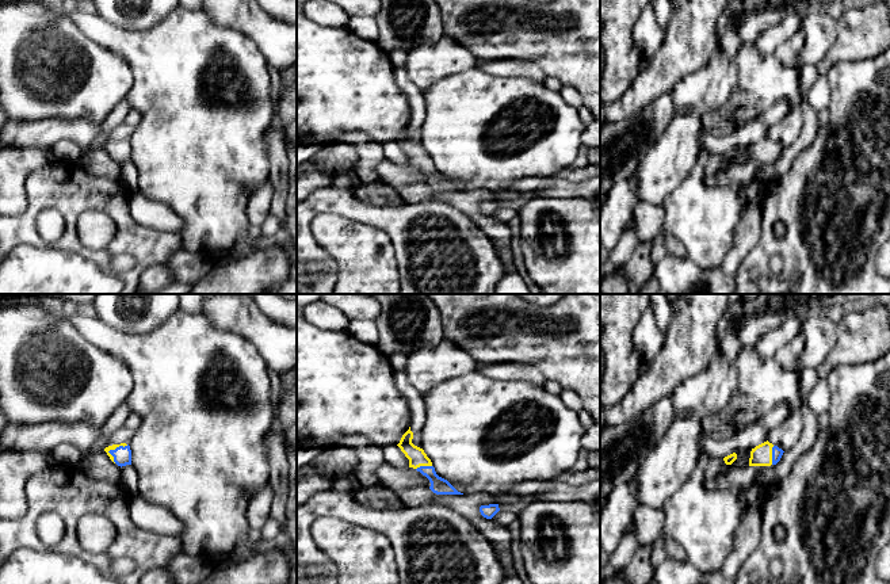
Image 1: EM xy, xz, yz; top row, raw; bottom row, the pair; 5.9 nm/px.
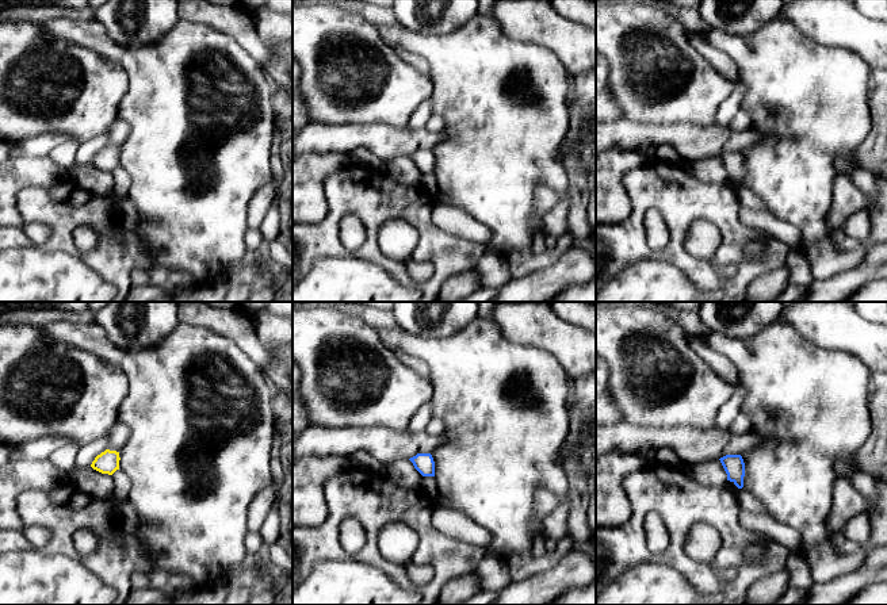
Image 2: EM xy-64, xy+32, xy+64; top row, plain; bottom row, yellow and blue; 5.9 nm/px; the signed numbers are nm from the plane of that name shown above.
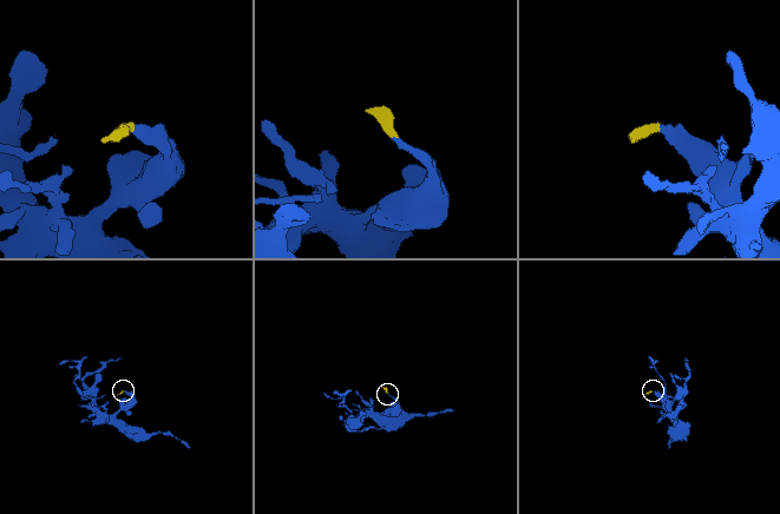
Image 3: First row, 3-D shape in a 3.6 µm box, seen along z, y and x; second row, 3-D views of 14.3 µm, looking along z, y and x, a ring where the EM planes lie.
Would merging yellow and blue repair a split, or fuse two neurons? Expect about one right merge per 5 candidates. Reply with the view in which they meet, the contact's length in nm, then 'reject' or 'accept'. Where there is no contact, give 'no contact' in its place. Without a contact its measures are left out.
xy | 140 nm | accept

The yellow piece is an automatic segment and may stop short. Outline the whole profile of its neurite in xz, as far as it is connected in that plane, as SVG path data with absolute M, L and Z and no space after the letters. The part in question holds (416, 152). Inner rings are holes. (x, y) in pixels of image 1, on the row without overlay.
M409 126L402 131L397 141L405 153L409 156L409 164L416 165L425 172L431 183L429 186L436 191L463 191L458 188L447 176L439 173L432 163L431 156L427 153L423 145L412 140L413 129Z

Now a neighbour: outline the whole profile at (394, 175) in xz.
M385 159L377 167L379 183L383 183L394 190L413 184L431 183L429 176L413 164L397 164Z

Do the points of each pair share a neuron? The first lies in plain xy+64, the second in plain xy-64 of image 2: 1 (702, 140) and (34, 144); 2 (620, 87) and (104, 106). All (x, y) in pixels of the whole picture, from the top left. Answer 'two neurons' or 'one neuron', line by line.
1: one neuron
2: one neuron

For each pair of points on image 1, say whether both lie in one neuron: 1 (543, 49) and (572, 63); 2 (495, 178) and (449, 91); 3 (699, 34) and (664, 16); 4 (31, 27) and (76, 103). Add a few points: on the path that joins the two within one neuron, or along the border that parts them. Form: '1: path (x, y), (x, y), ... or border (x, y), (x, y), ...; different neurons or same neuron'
1: path (550, 49), (558, 49), (565, 56); same neuron
2: path (484, 156), (477, 140), (477, 125), (468, 113); same neuron
3: border (669, 29), (664, 34); different neurons
4: path (33, 46), (44, 64), (62, 84); same neuron

